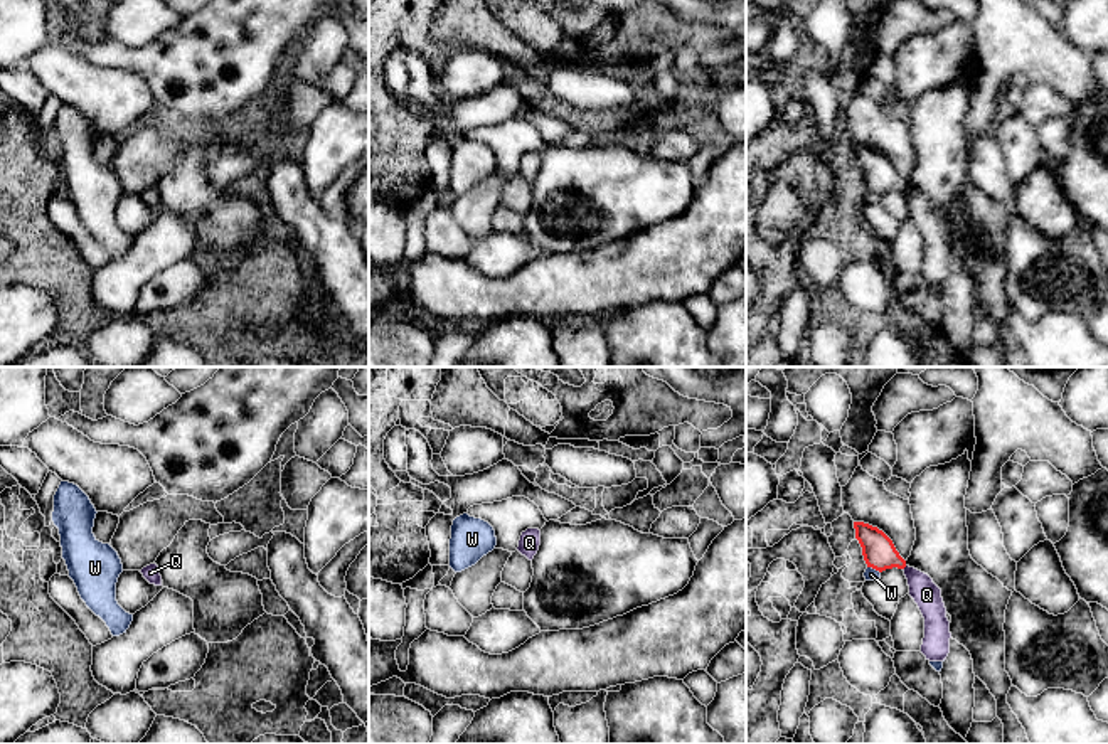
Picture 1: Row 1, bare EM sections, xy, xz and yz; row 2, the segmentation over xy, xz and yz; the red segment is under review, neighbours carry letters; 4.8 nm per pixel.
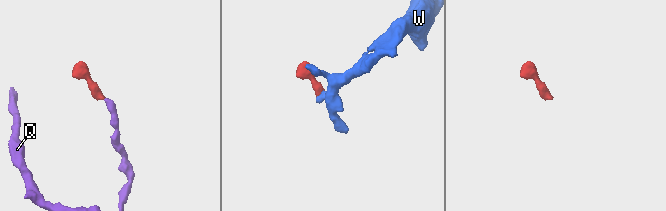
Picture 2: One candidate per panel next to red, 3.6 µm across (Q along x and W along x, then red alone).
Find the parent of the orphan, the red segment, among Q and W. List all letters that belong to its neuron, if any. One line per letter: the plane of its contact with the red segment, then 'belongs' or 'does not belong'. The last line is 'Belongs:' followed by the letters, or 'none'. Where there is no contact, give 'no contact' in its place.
Q: no contact; belongs
W: contact in yz; does not belong
Belongs: Q

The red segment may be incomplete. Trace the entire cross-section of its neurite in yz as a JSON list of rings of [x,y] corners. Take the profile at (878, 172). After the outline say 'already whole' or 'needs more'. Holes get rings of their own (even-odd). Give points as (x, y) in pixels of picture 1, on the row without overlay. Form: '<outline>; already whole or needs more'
[[[854,145],[854,151],[867,190],[879,195],[892,190],[904,194],[909,219],[914,222],[924,241],[921,276],[930,284],[946,283],[951,256],[941,212],[928,197],[909,190],[896,173],[892,163],[882,153],[864,145]]]; needs more

